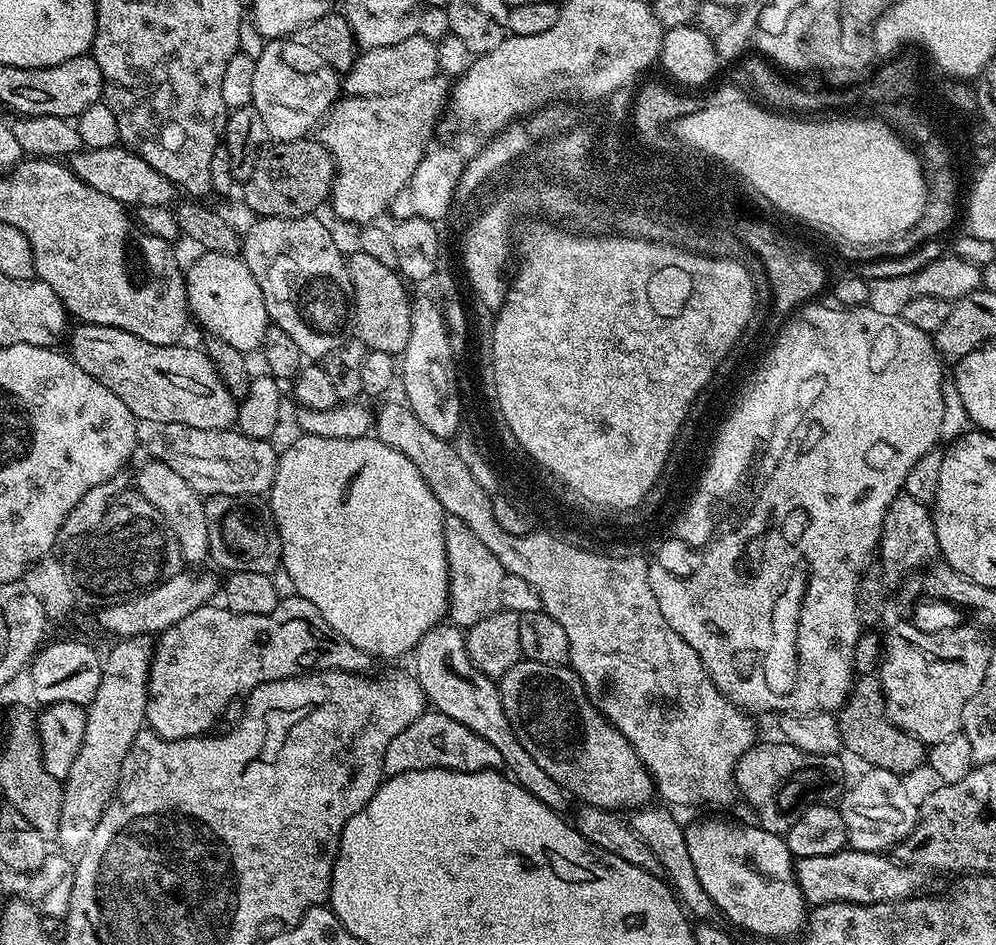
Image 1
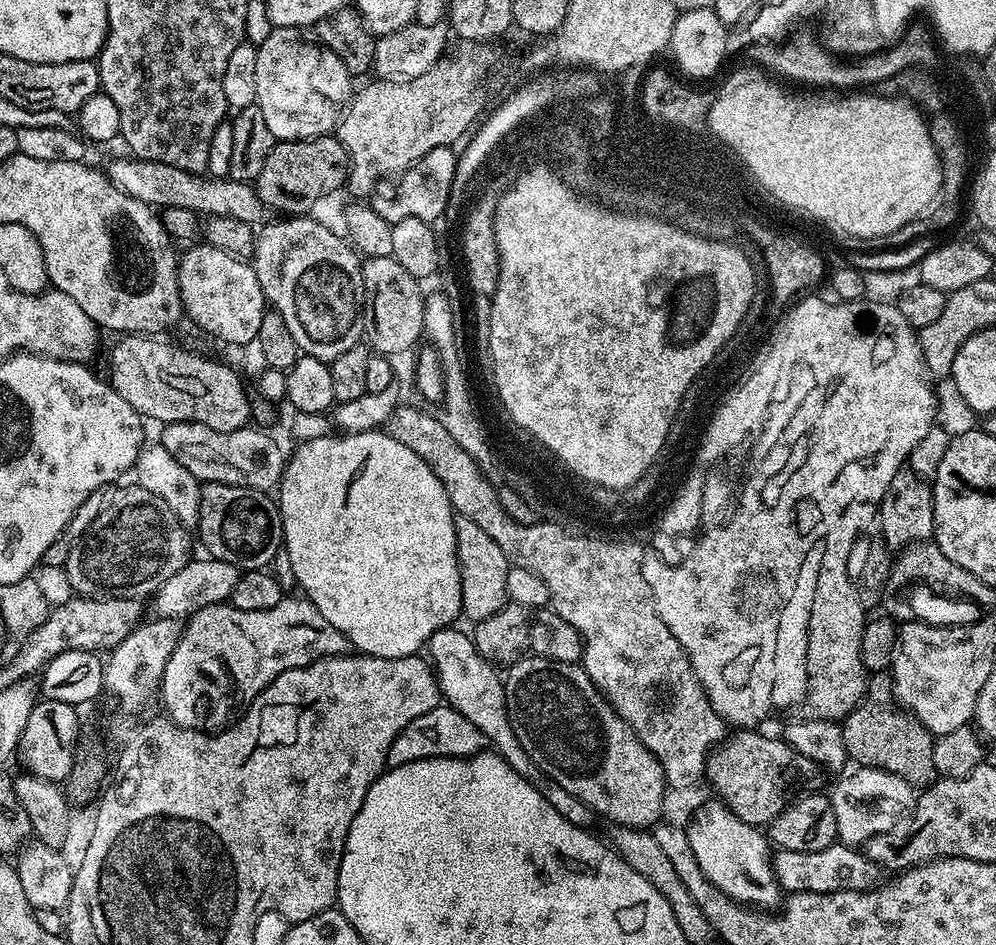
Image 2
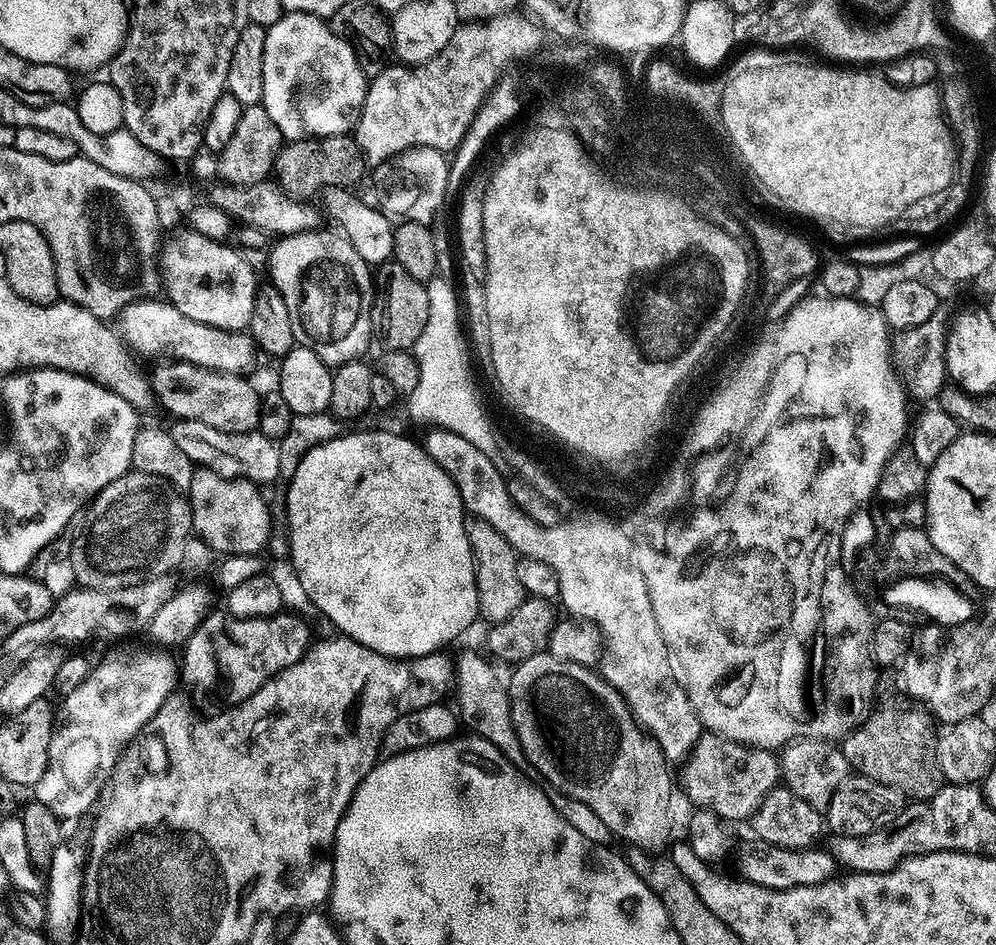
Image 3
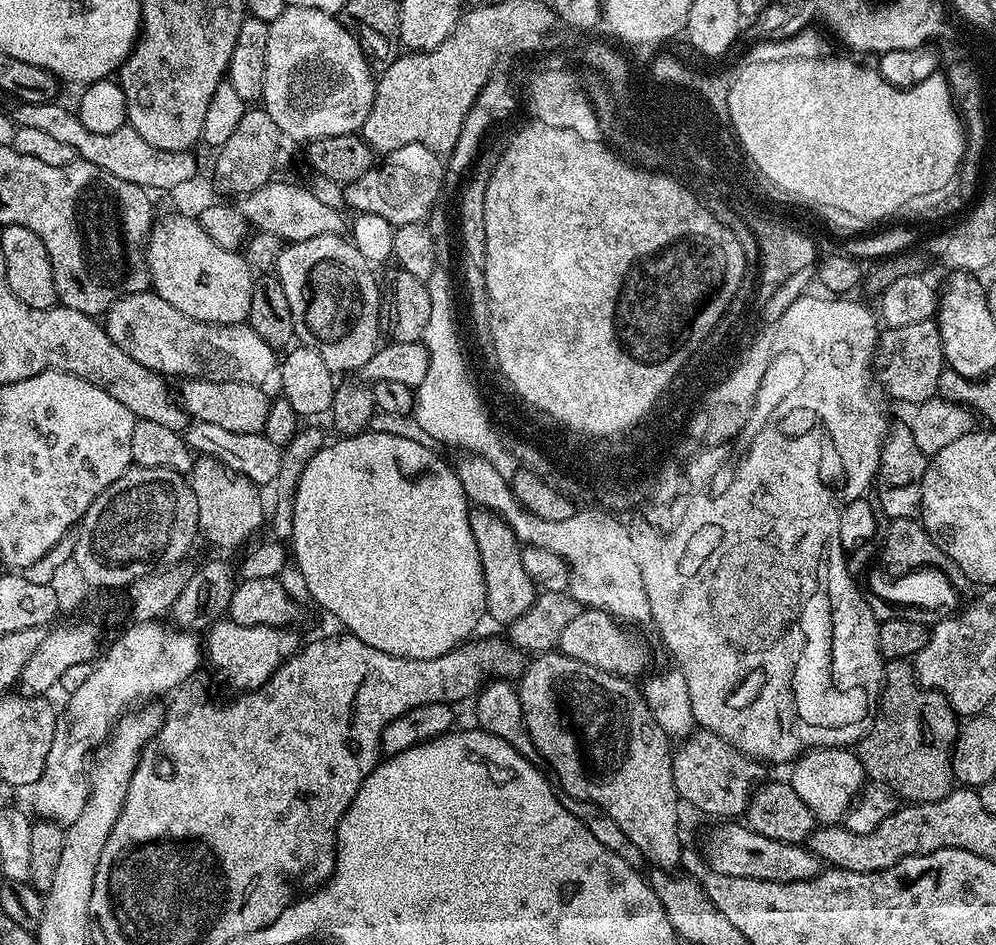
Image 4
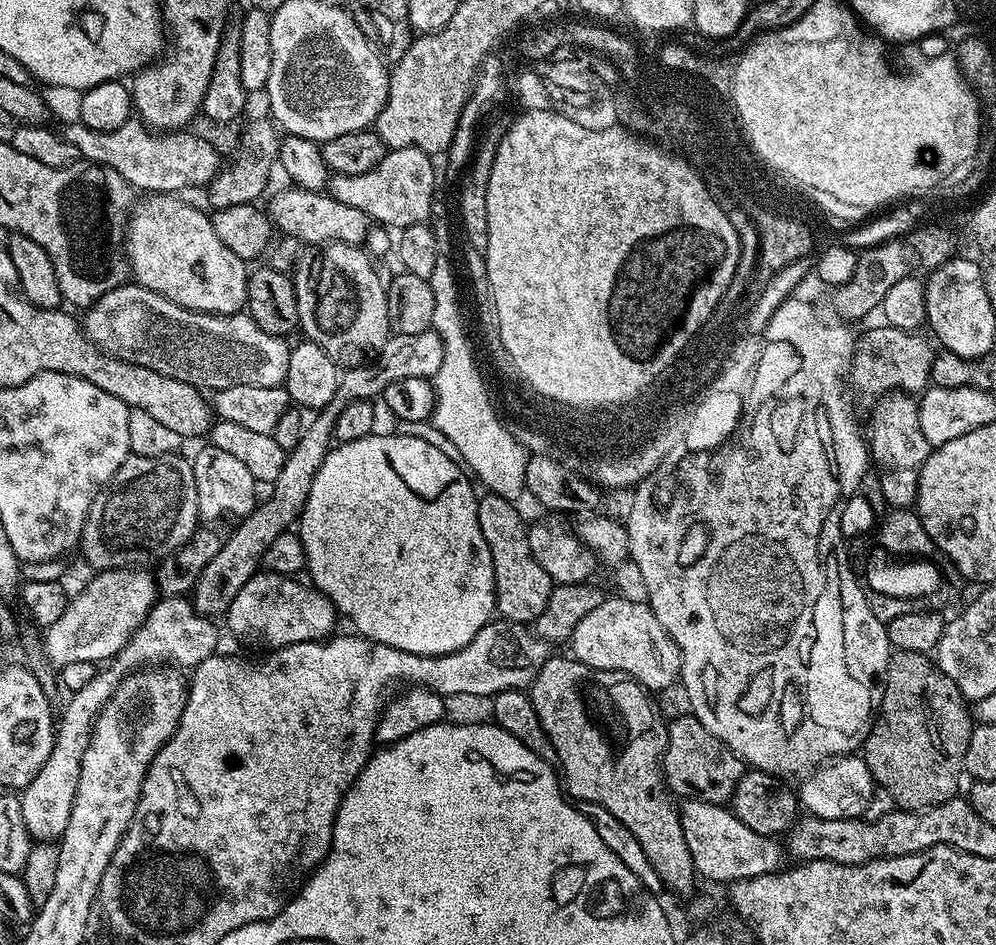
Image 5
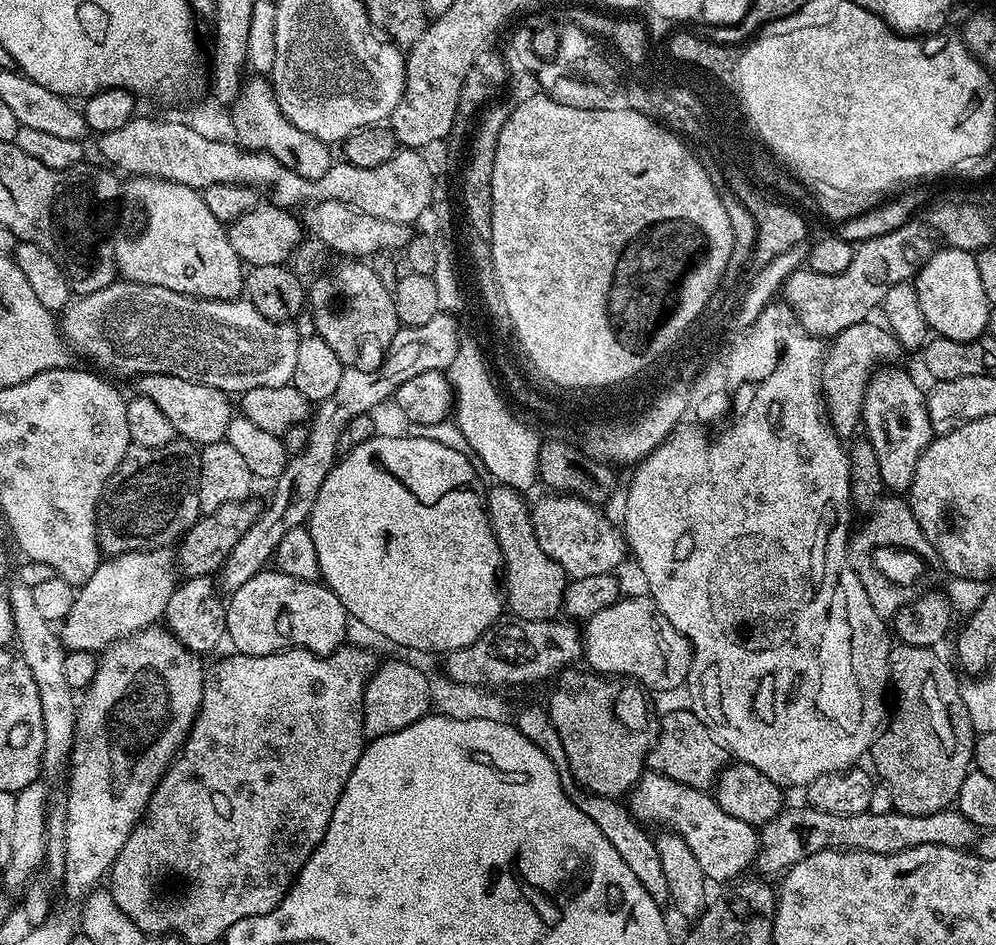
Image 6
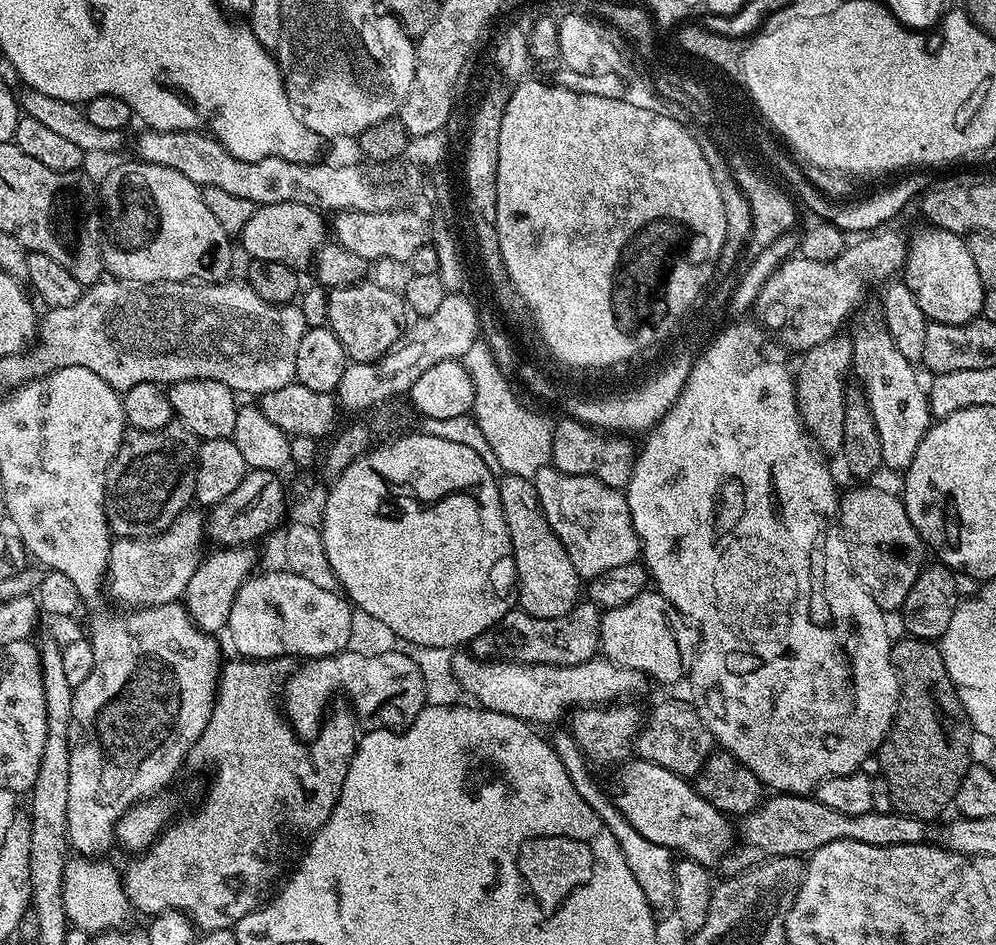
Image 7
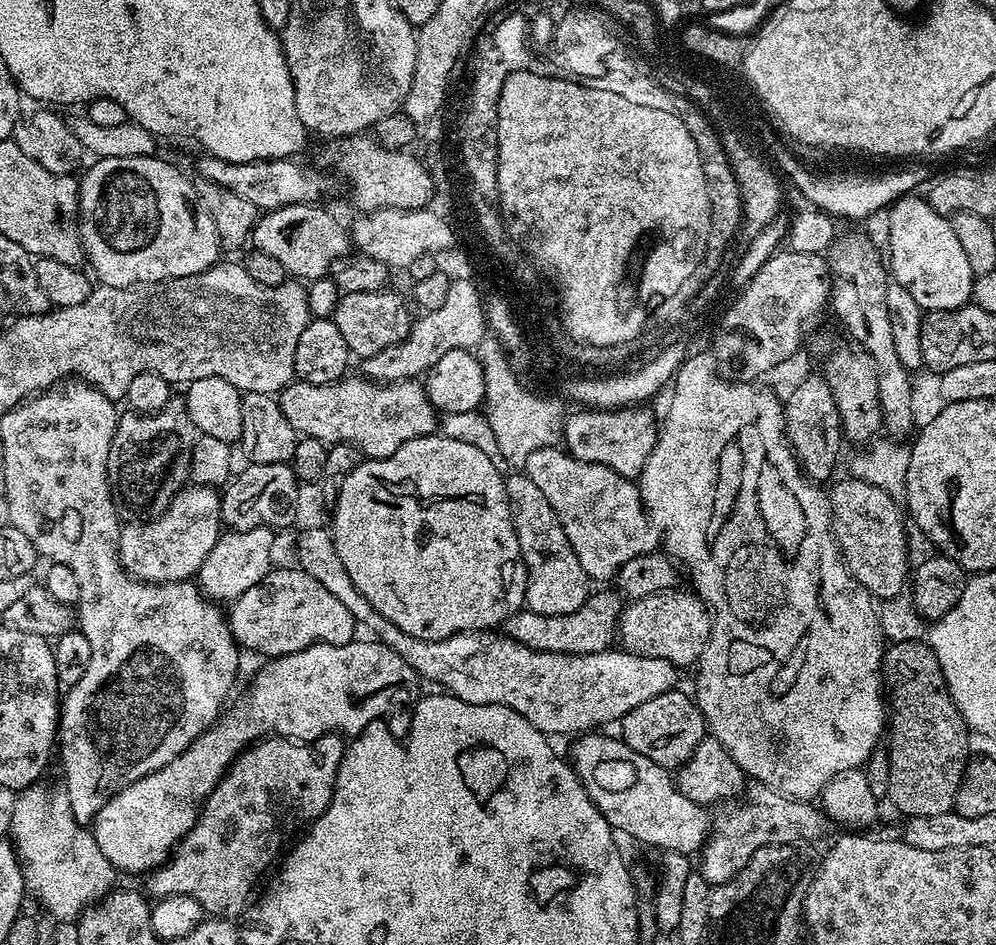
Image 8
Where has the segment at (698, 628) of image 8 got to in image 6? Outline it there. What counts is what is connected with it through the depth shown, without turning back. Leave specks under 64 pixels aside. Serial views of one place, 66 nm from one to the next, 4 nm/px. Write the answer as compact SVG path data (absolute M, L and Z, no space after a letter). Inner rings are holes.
M641 594L641 596L628 596L615 600L610 606L606 606L606 610L598 610L598 614L594 614L582 628L582 656L586 661L587 667L597 674L605 676L615 676L617 678L631 678L635 683L643 686L645 689L656 692L672 692L675 688L683 689L688 679L688 671L692 665L692 644L678 630L674 630L674 626L670 626L670 618L666 618L666 614L662 614L662 610L658 610L658 606L653 602L651 596Z

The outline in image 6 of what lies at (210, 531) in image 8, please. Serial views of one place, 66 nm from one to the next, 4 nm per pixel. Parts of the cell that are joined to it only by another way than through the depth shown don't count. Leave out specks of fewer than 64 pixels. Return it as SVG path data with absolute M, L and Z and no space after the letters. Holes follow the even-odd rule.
M168 548L127 552L101 559L94 574L90 574L85 584L79 585L70 614L59 625L61 643L69 652L86 650L103 653L117 640L124 640L135 632L153 627L163 617L177 583L178 568Z

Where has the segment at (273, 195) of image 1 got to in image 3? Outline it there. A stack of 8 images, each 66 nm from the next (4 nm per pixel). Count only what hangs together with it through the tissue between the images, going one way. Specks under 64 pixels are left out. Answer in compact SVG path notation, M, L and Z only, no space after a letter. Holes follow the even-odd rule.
M326 135L285 143L276 156L273 177L285 195L306 202L329 188L353 187L364 168L366 172L366 162L351 135Z

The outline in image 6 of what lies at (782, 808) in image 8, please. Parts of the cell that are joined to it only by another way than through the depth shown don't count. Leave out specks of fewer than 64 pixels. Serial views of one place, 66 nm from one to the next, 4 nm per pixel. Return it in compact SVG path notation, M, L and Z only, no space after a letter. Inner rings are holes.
M811 806L785 807L769 824L759 829L760 851L756 853L755 867L764 872L783 874L802 858L818 854L822 850L840 849L841 852L869 852L870 854L894 854L927 844L971 849L978 840L978 829L955 807L942 812L915 816L898 811L886 814L859 812L858 814L830 814Z

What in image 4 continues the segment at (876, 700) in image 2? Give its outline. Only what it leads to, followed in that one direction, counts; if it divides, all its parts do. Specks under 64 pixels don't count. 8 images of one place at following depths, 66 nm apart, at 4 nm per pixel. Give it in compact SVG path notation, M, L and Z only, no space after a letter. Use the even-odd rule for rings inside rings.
M893 660L884 670L884 687L878 697L879 703L880 713L871 717L868 733L854 748L864 767L865 777L892 789L897 797L904 799L905 796L908 802L929 804L931 800L942 799L954 787L950 753L958 731L957 717L948 707L948 701L939 692L917 684L913 665L908 660Z

